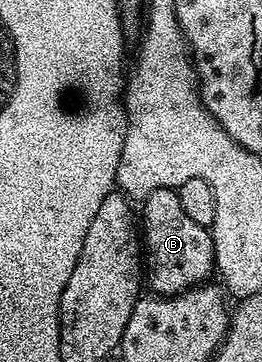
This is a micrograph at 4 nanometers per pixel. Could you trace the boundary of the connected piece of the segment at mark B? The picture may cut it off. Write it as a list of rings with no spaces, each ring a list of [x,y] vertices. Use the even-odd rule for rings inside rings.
[[[158,188],[158,192],[150,192],[142,200],[142,206],[142,254],[146,259],[147,289],[149,286],[153,295],[167,296],[205,285],[216,268],[211,229],[195,222],[183,210],[175,189]]]

